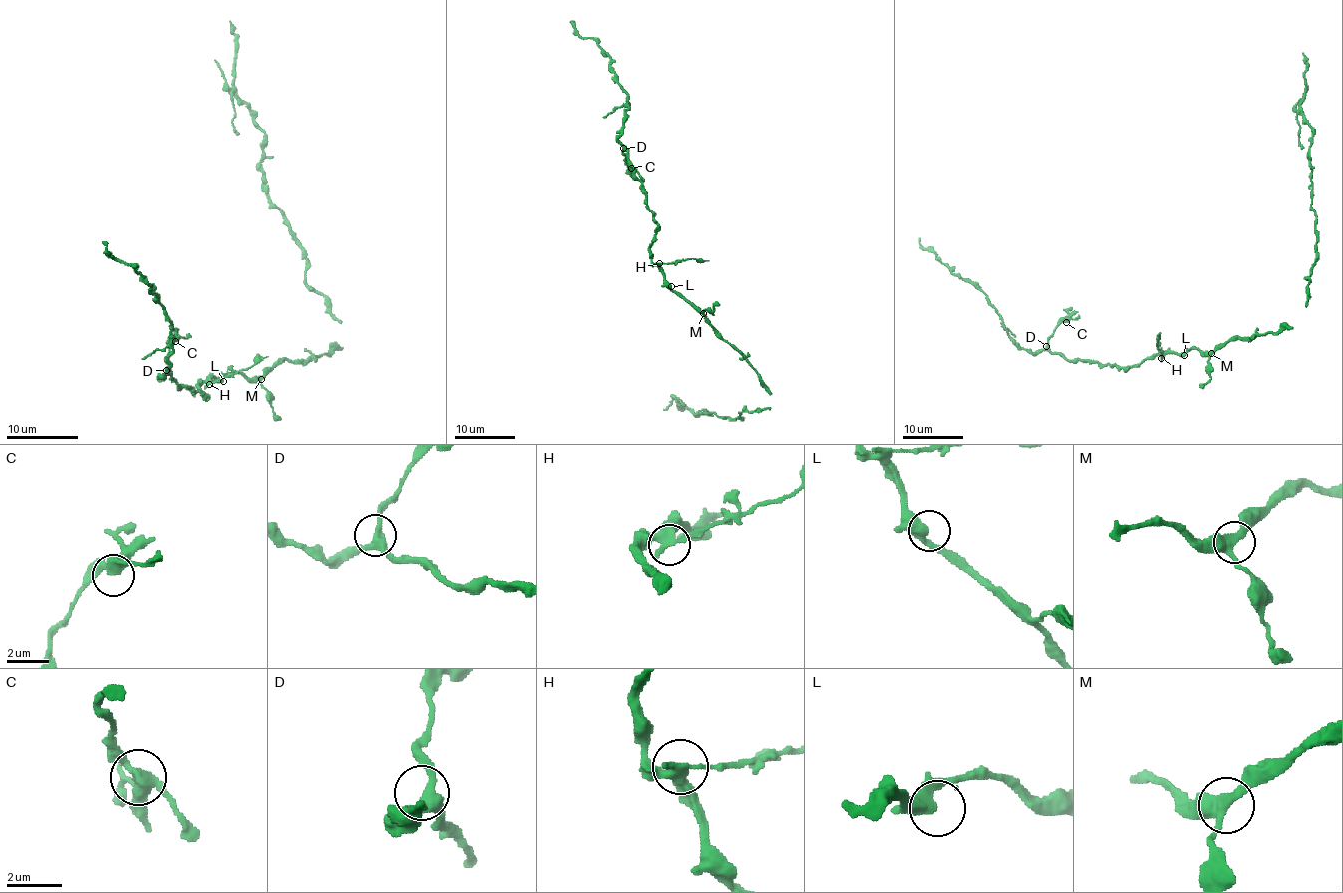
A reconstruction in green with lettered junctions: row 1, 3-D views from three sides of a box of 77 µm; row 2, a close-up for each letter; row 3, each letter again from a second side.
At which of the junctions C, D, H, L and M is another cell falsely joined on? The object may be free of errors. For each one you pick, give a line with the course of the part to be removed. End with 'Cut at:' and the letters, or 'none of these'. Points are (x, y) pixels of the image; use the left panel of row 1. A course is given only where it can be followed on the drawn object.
H: course (209, 384), (250, 368), (268, 356)
Cut at: H

